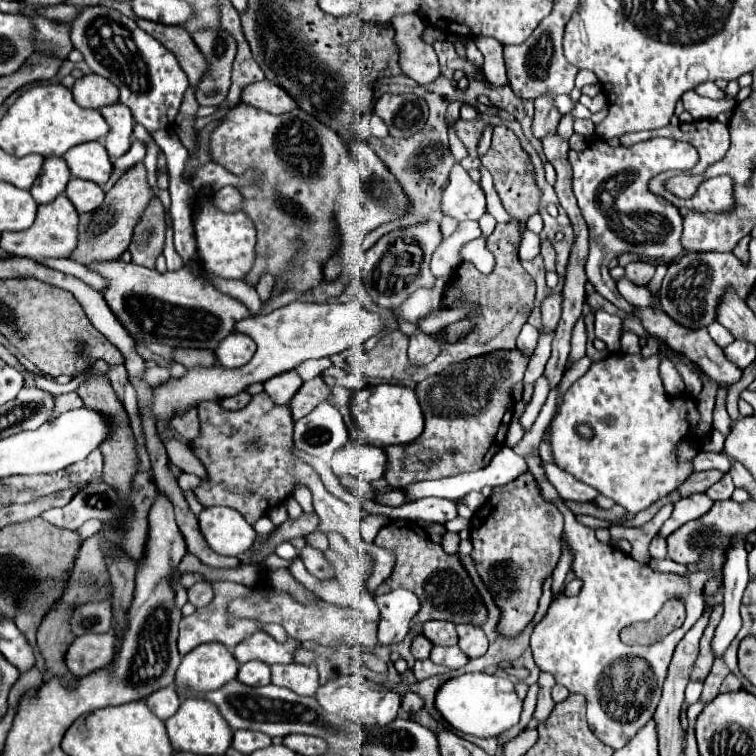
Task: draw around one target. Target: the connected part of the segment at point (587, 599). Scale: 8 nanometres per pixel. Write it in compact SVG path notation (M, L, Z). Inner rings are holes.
M531 452L525 456L525 462L529 472L535 476L541 498L555 504L565 518L563 538L573 552L571 570L583 582L577 596L561 596L553 600L545 618L535 626L531 634L533 658L541 672L553 674L557 684L565 686L569 692L587 696L587 720L591 732L603 744L619 750L653 718L673 650L703 614L703 584L716 576L723 581L724 576L722 572L699 571L685 580L677 574L661 574L635 562L621 550L601 544L595 538L595 530L575 520L575 514L565 506L555 486L547 480L539 454ZM677 596L685 598L687 608L687 620L681 628L649 646L627 646L619 640L619 630L623 626L653 618L667 600Z

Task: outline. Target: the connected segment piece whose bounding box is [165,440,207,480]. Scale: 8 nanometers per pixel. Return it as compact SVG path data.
M167 440L165 442L165 448L167 448L167 454L169 454L169 460L183 472L189 472L189 474L195 474L199 476L201 480L207 480L207 470L205 466L201 464L201 460L193 454L193 450L179 442L179 440Z

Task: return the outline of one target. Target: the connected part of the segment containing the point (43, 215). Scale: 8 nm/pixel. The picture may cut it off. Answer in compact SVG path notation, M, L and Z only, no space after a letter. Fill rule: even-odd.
M59 194L53 202L41 204L37 210L37 218L31 228L23 232L3 232L1 236L1 248L7 254L15 256L25 256L33 260L41 258L69 258L69 254L77 246L77 224L79 224L79 214L71 200L65 194Z

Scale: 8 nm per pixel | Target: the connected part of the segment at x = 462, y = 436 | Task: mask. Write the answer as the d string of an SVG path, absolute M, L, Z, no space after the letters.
M499 350L451 364L441 374L419 382L415 392L425 414L425 430L411 444L385 448L389 456L385 480L389 486L399 488L419 480L439 480L485 468L505 444L515 406L511 386L523 380L527 362L529 358L521 356L519 350Z

